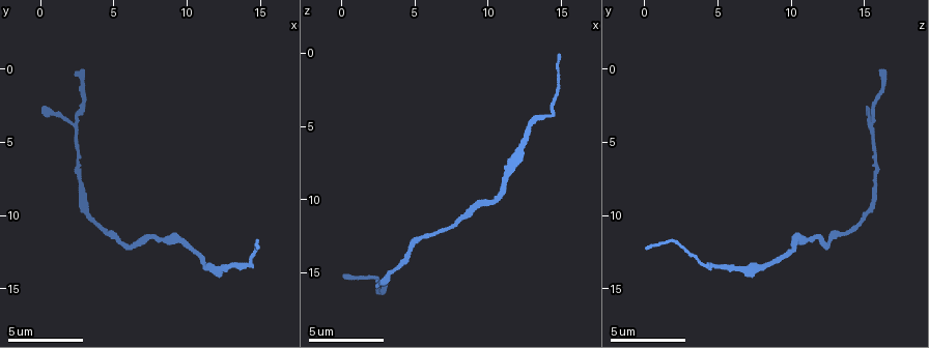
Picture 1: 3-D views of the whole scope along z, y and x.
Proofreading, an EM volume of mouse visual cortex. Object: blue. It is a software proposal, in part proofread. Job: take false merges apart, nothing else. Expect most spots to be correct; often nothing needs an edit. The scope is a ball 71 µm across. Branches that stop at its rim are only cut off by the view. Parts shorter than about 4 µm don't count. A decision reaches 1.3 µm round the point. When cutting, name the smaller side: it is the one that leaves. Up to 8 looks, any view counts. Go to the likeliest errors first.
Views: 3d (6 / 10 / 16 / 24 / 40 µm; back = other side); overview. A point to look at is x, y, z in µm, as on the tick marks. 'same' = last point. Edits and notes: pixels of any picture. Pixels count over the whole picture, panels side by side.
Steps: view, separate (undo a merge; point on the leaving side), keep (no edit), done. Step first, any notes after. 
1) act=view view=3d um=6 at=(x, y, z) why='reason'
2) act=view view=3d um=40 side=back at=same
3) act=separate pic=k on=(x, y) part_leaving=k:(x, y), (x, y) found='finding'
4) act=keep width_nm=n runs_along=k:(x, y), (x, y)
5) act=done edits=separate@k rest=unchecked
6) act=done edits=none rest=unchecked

act=view view=3d um=16 at=(6.8, 11.8, 12.0)

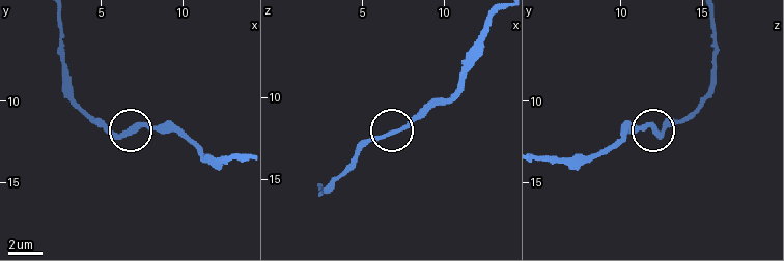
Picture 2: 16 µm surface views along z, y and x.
act=keep found='all the same neuron'

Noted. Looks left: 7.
act=view view=3d um=16 at=(2.4, 4.6, 15.6) why='two arms in line, one across'

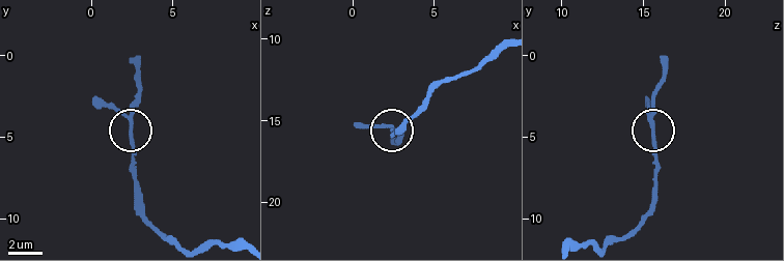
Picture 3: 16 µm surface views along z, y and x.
act=keep width_nm=190 runs_along=3:(613, 241), (643, 218), (651, 201), (655, 86) found='one neuron here'

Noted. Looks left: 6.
act=view view=3d um=10 at=(3.4, 10.2, 15.2)

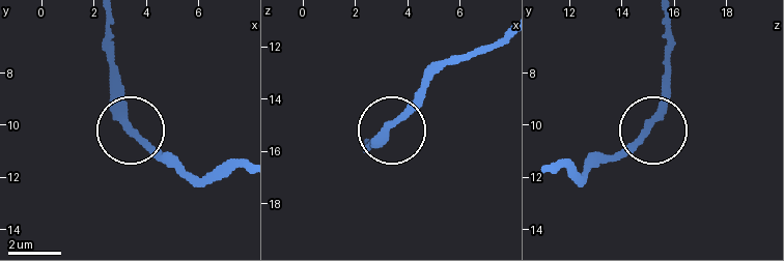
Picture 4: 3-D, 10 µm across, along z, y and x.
act=view view=3d um=6 at=(3.4, 10.1, 15.0)

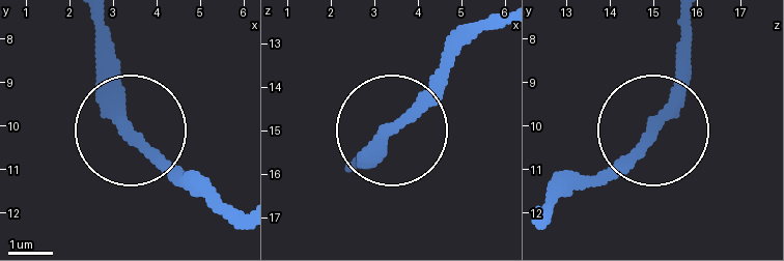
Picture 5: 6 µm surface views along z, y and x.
act=keep found='all the same neuron'

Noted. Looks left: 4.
act=view view=3d um=6 at=(14.0, 13.4, 4.2) why='sudden change in width'

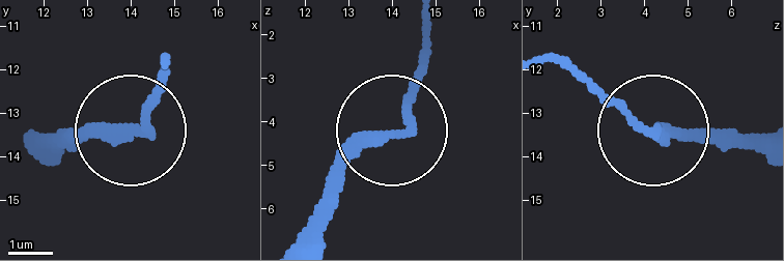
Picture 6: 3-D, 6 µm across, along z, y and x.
act=keep runs_along=6:(31, 138), (128, 129), (169, 75) found='one neuron here'

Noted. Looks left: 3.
act=done edits=none rest=unchecked

